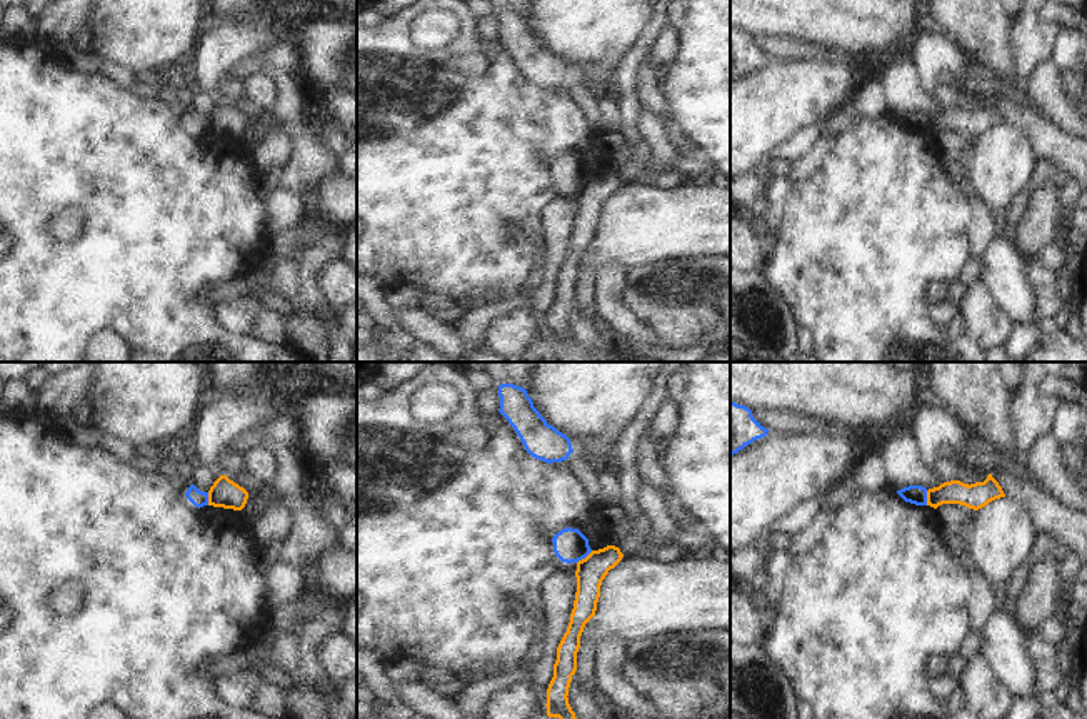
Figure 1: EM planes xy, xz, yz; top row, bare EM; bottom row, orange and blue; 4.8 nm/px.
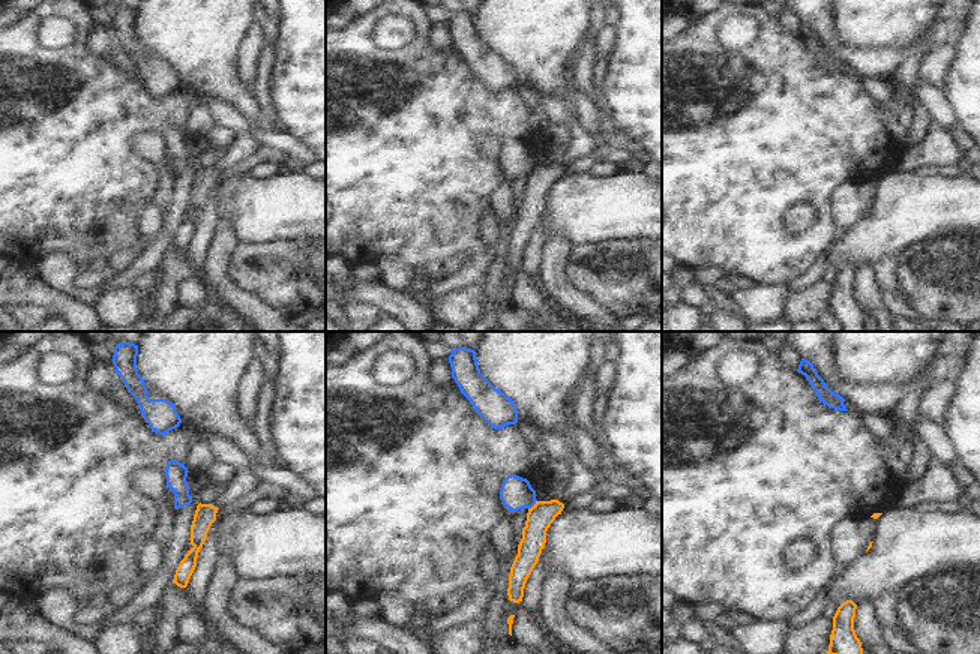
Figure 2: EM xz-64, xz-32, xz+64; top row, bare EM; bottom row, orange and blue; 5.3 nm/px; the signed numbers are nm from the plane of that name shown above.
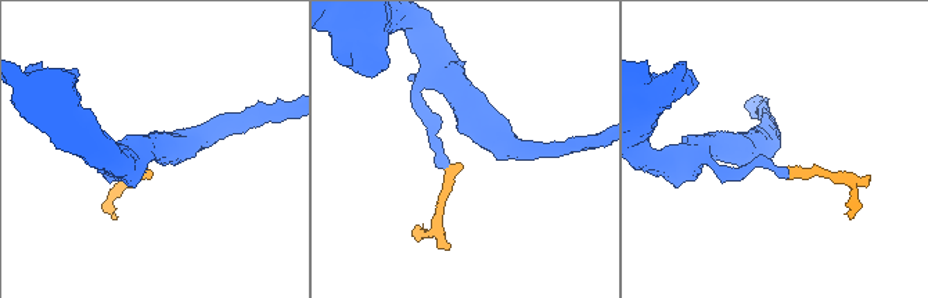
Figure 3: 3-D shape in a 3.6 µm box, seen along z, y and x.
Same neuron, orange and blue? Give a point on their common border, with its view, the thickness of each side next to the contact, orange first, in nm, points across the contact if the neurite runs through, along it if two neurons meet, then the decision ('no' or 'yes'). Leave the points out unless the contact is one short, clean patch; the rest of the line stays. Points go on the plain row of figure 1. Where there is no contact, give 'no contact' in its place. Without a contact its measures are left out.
meets orange in xz at (586, 184); 140 nm thick on the orange side, 160 nm on the other; border along xz (592, 177), (576, 189); no

